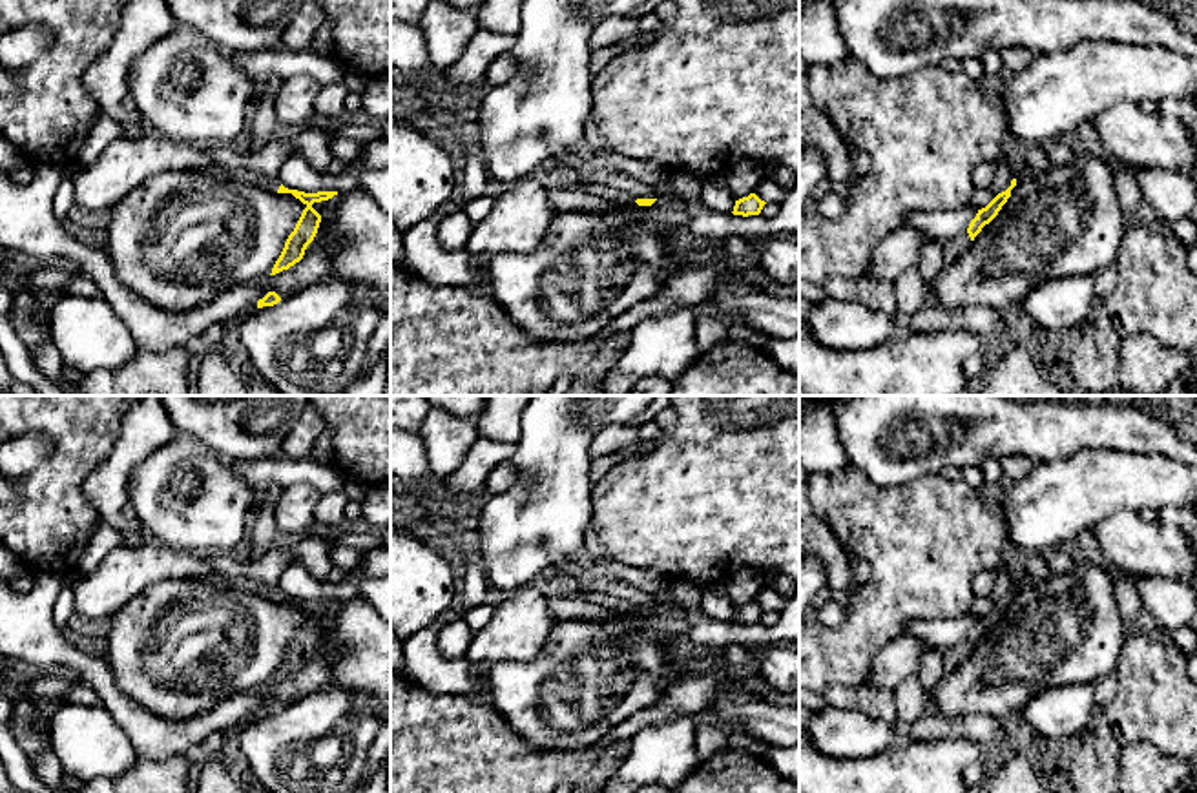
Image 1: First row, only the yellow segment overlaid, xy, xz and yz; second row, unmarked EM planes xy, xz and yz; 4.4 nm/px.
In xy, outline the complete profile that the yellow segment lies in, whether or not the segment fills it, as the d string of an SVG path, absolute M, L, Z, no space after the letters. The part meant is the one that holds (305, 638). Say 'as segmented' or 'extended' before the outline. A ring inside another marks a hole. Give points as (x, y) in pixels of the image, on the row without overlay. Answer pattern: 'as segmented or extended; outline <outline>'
as segmented; outline M283 592L279 594L277 602L292 602L307 616L303 618L294 640L288 644L285 656L279 667L276 669L270 684L288 678L290 675L294 675L296 671L303 667L305 658L314 649L319 631L321 631L321 623L312 616L312 613L328 609L334 603L338 603L338 600L305 602L297 598L288 598Z

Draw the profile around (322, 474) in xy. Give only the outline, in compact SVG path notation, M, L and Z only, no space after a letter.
M265 458L261 461L228 463L228 467L245 478L255 490L263 492L268 485L281 489L307 483L321 494L343 490L347 476L334 465L332 458Z

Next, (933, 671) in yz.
M929 647L921 658L920 682L923 685L929 707L932 707L932 691L936 684L945 676L943 656L934 647Z

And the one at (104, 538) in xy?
M104 523L95 530L89 545L86 547L80 561L78 572L91 572L106 554L115 549L126 545L126 538L120 530L113 527L106 527Z

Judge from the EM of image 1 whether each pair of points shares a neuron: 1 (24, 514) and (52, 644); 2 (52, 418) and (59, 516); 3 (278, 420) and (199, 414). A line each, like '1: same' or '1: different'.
1: different
2: same
3: same

